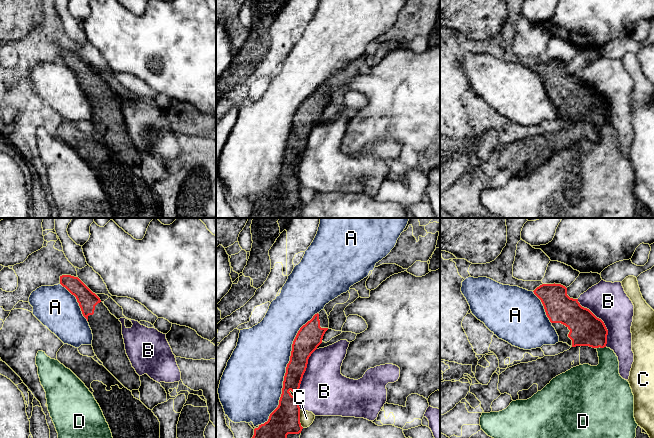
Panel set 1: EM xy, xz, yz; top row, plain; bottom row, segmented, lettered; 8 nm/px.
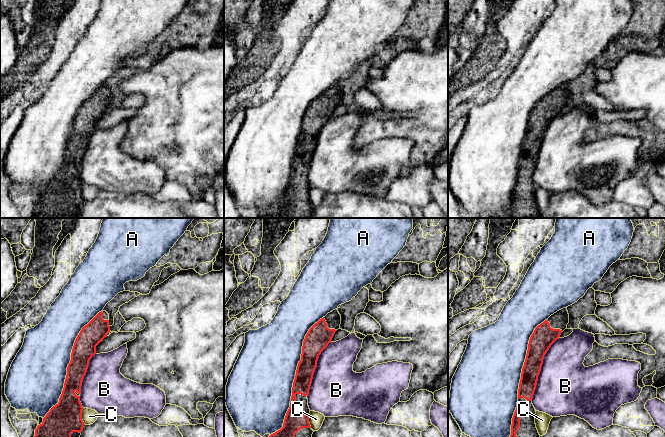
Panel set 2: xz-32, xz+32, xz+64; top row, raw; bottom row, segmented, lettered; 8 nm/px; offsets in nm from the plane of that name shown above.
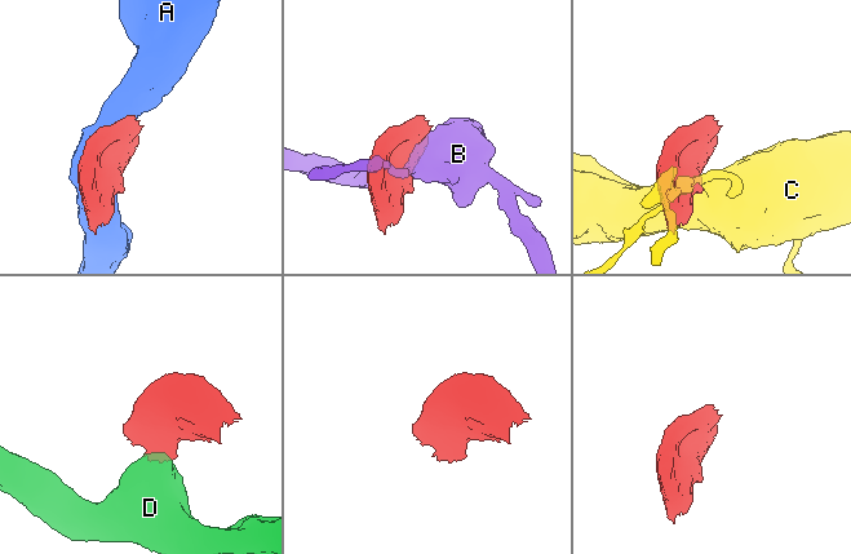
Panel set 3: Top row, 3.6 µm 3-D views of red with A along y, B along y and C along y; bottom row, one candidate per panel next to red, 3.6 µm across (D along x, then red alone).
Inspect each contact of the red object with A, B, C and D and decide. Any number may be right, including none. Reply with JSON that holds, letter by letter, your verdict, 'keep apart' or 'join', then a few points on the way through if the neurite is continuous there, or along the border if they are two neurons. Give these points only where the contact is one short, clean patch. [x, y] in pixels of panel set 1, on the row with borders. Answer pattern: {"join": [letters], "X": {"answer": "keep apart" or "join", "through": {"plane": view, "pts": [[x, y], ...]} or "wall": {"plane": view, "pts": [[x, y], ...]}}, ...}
{"join": [], "A": {"answer": "keep apart"}, "B": {"answer": "keep apart"}, "C": {"answer": "keep apart"}, "D": {"answer": "keep apart", "wall": {"plane": "yz", "pts": [[605, 346], [597, 348]]}}}

